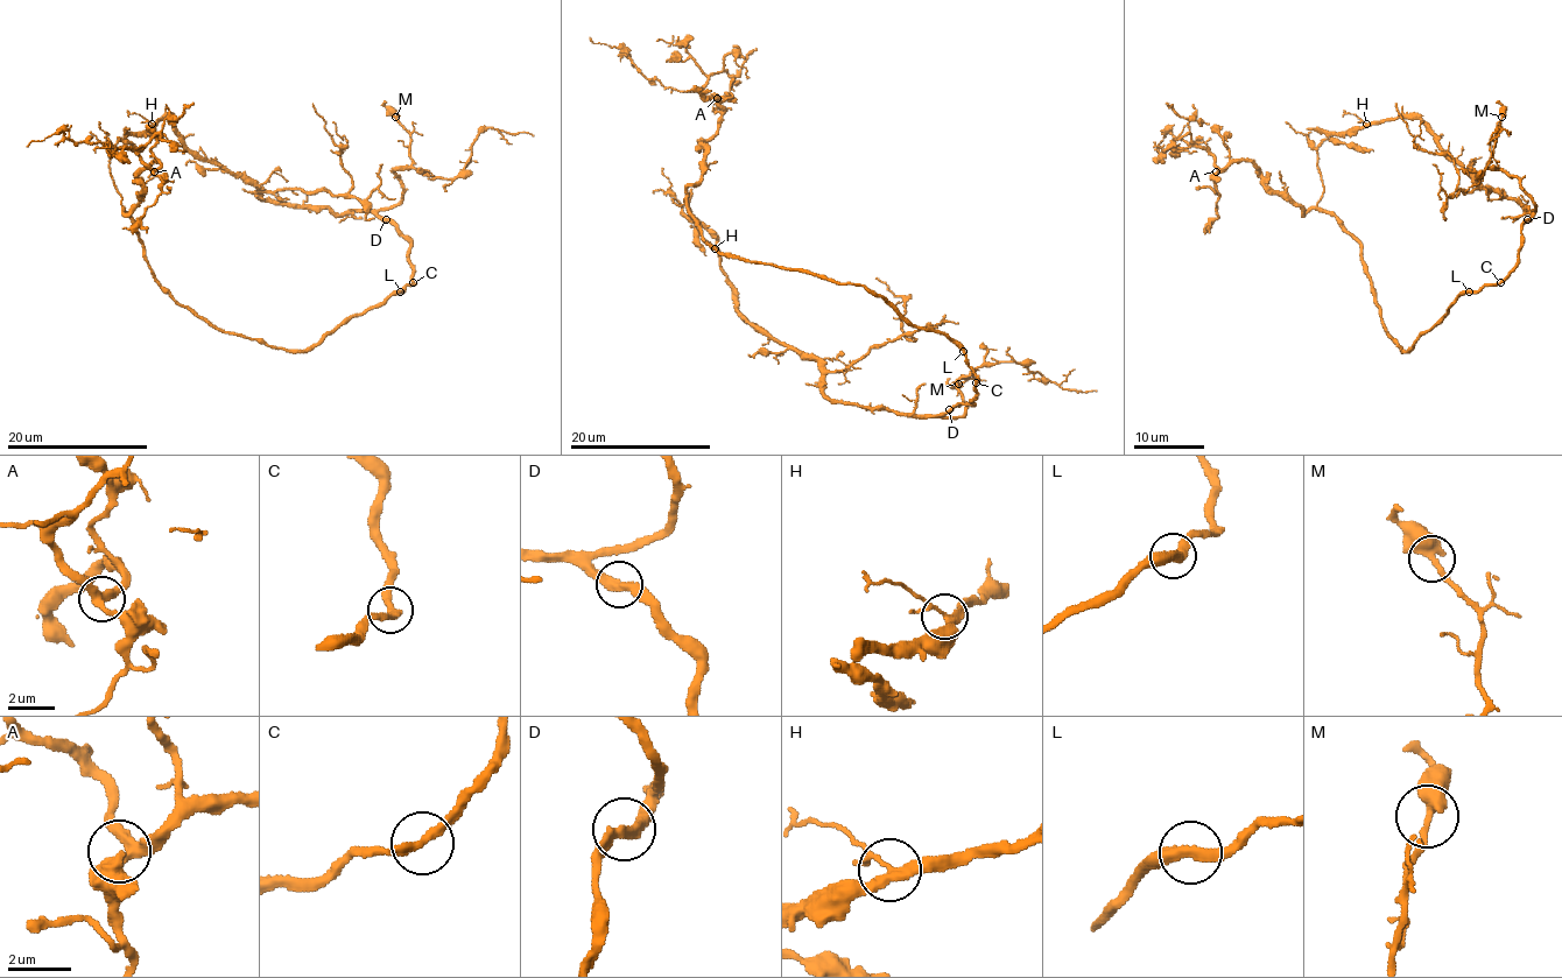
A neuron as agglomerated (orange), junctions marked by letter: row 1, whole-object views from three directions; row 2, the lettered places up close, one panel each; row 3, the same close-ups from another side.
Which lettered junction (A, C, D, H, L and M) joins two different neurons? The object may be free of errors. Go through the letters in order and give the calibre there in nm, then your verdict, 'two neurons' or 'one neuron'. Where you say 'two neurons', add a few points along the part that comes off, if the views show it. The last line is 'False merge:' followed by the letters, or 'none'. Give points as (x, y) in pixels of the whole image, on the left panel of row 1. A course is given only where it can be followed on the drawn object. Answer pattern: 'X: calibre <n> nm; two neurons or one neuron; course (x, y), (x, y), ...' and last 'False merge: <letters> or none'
A: calibre 280 nm; one neuron
C: calibre 280 nm; one neuron
D: calibre 360 nm; one neuron
H: calibre 280 nm; one neuron
L: calibre 360 nm; one neuron
M: calibre 420 nm; one neuron
False merge: none

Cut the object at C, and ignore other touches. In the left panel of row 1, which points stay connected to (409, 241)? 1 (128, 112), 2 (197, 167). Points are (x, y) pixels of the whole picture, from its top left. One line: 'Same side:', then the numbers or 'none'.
Same side: 1, 2

